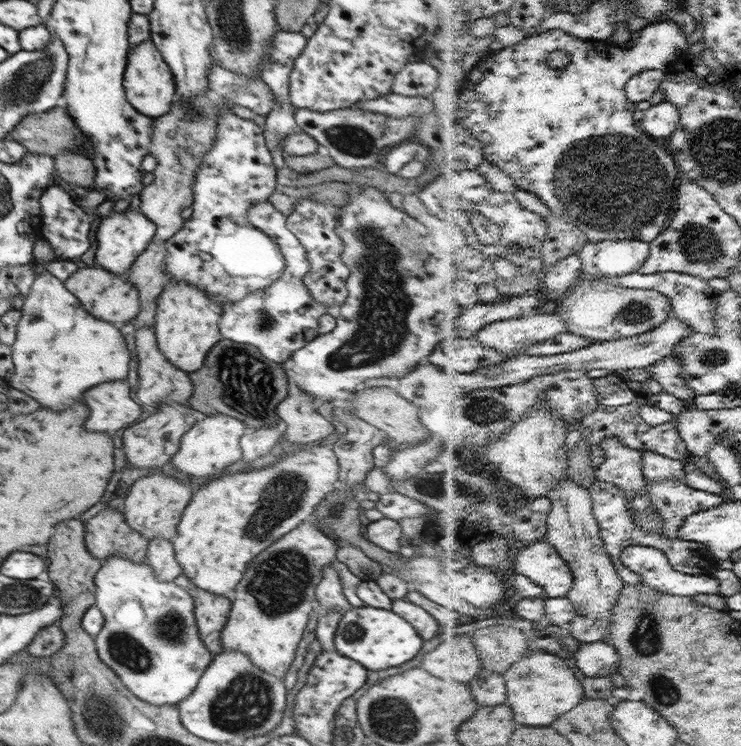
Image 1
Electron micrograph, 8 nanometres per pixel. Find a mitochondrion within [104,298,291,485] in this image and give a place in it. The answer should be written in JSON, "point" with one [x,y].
{"point":[242,383]}

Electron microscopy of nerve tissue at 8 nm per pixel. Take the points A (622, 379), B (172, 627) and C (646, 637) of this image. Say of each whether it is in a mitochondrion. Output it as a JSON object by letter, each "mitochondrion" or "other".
{"A":"other","B":"mitochondrion","C":"mitochondrion"}

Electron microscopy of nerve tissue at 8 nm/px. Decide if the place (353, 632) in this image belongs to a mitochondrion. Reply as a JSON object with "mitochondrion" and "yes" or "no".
{"mitochondrion":"yes"}

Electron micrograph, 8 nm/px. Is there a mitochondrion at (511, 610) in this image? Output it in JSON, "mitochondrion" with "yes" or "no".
{"mitochondrion":"no"}

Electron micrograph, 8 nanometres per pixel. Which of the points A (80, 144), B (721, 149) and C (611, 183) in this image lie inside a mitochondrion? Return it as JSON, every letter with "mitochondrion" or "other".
{"A":"mitochondrion","B":"mitochondrion","C":"mitochondrion"}

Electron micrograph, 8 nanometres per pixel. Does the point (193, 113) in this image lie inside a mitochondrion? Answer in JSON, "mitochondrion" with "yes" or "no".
{"mitochondrion":"yes"}

